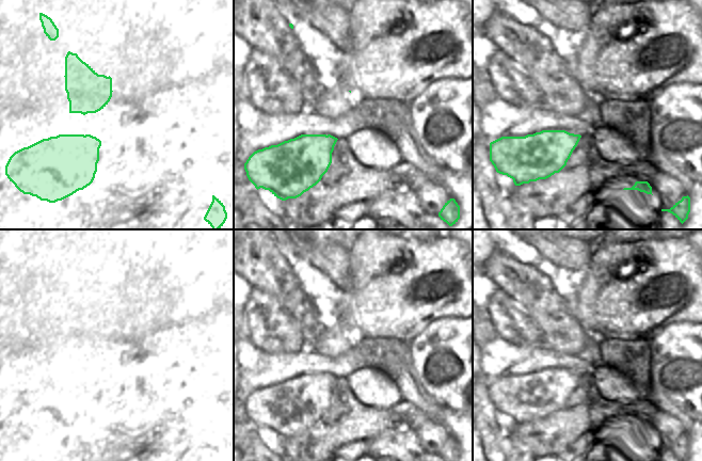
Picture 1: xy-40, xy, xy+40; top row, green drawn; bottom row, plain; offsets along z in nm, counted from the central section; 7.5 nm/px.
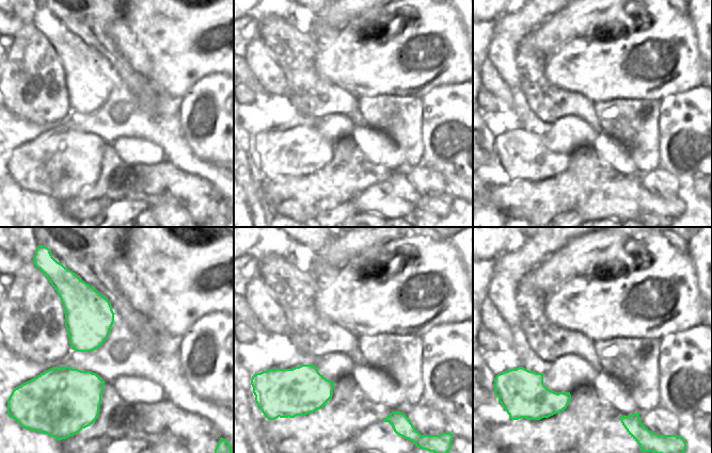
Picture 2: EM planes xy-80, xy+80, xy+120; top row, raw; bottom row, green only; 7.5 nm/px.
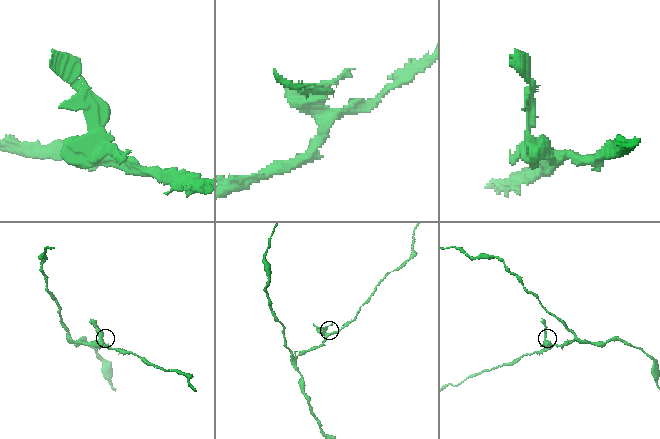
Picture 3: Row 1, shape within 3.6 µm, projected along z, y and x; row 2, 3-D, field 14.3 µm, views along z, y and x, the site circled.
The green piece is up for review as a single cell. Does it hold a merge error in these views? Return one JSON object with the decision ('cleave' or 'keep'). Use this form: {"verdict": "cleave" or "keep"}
{"verdict": "cleave"}

